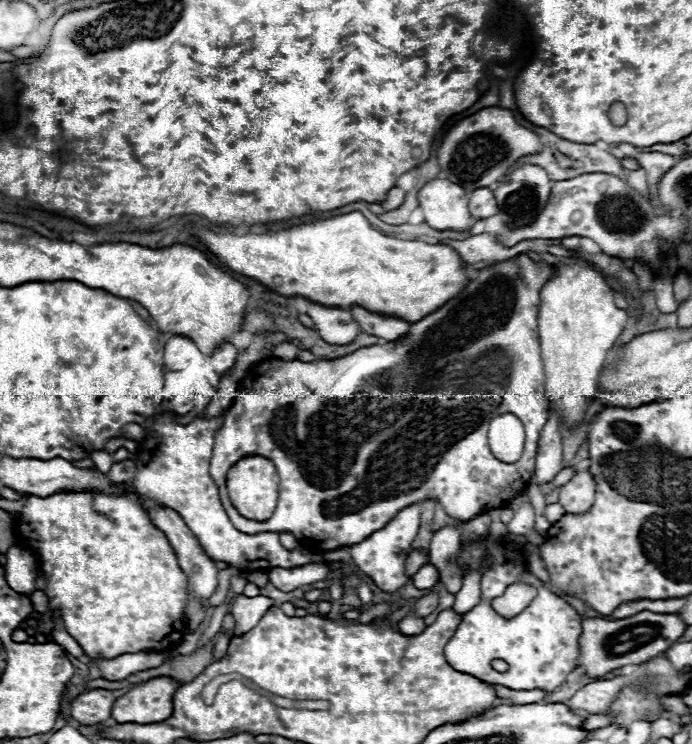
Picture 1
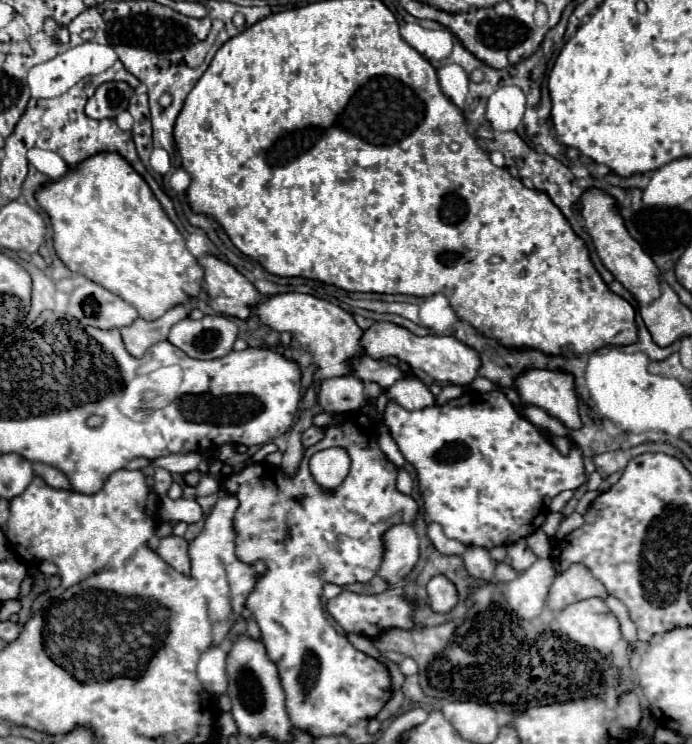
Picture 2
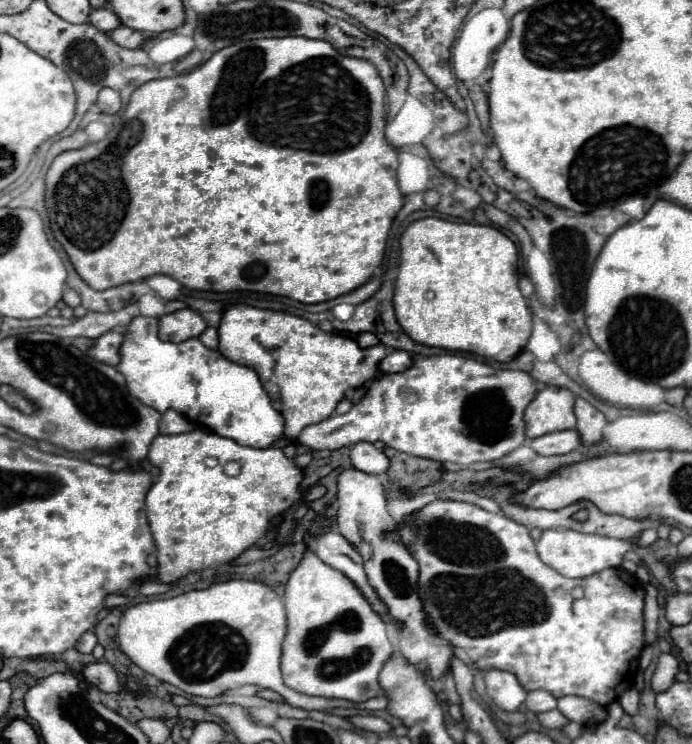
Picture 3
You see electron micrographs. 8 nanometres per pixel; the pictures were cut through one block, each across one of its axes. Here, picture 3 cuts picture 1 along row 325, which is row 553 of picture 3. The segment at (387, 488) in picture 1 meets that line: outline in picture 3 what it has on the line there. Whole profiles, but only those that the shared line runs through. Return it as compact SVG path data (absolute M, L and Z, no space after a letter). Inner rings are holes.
M434 500L434 502L426 504L422 510L414 512L410 516L410 520L400 524L400 538L410 548L412 556L420 564L418 592L420 592L420 598L422 598L424 608L428 612L430 624L436 626L438 636L442 640L462 648L478 670L488 670L488 668L508 670L520 680L520 684L528 692L530 690L548 690L556 698L566 696L566 694L576 694L576 696L596 700L600 706L606 706L606 704L618 700L618 696L634 684L634 676L638 672L640 650L644 646L644 614L642 614L642 610L644 610L644 588L626 570L616 568L616 570L602 570L600 574L592 574L588 578L566 578L566 576L558 574L556 570L552 570L550 566L546 566L538 558L534 540L530 538L526 526L506 518L504 514L492 514L492 512L486 512L478 506L474 506L474 504L454 502L454 500Z

